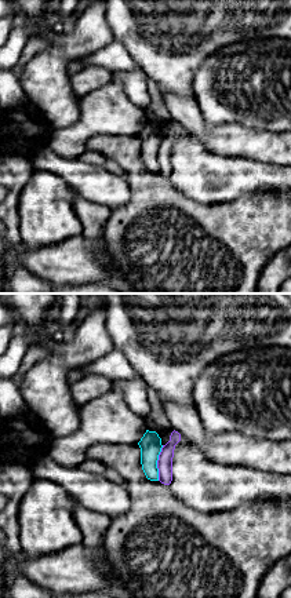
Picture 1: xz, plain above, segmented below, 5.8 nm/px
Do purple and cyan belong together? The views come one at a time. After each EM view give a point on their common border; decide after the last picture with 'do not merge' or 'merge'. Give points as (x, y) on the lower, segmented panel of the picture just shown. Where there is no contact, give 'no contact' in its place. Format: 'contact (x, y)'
contact (157, 463)

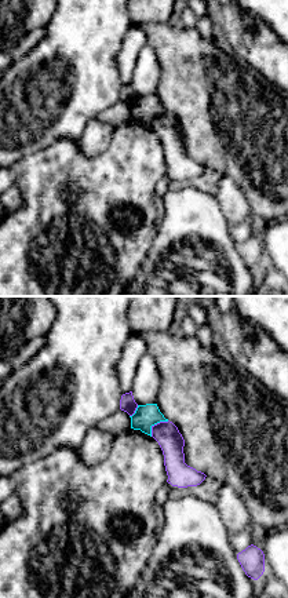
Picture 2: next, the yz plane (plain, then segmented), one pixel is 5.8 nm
contact (157, 423)

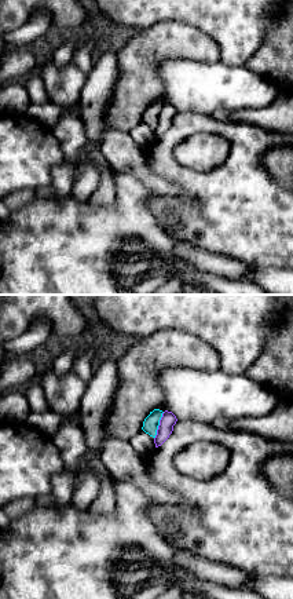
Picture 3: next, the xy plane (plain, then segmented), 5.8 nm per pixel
contact (158, 426)

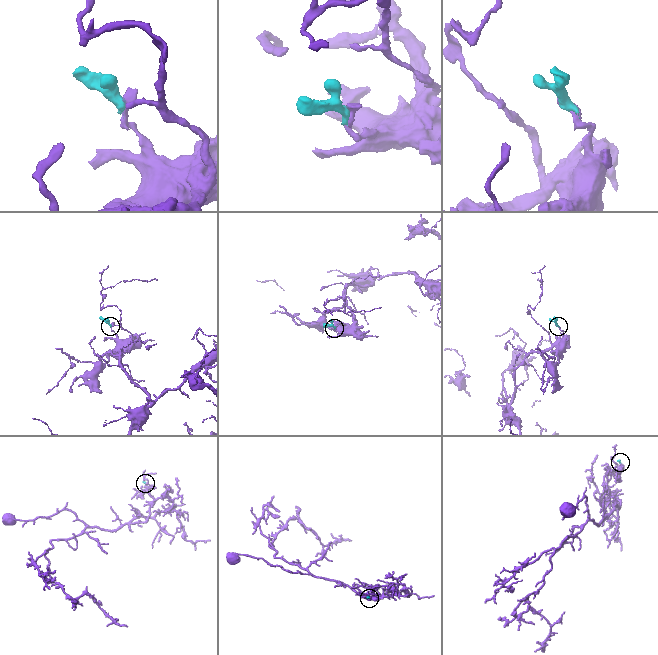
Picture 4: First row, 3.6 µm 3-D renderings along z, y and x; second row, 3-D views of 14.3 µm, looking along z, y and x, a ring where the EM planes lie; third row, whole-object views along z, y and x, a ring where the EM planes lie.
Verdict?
do not merge

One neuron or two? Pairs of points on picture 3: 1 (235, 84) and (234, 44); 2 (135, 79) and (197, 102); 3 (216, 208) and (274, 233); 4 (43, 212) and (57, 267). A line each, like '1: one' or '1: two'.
1: two
2: two
3: one
4: one

